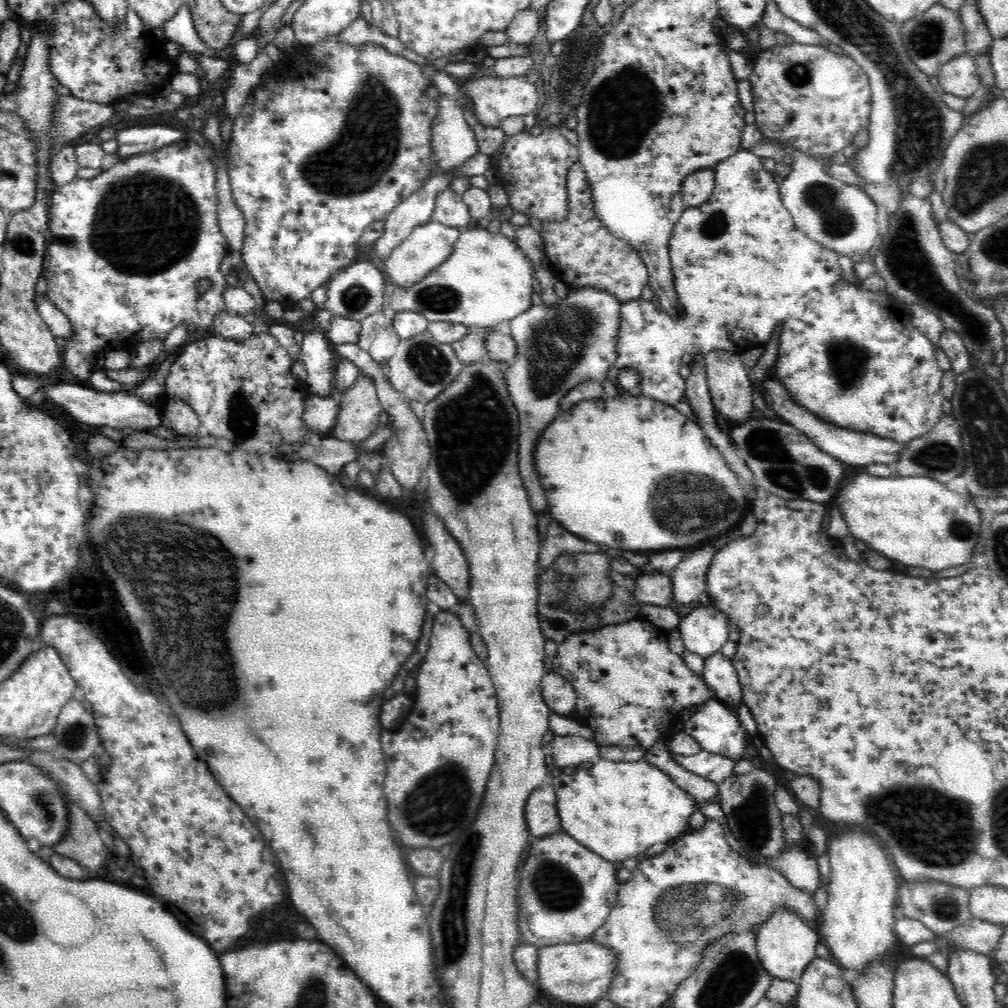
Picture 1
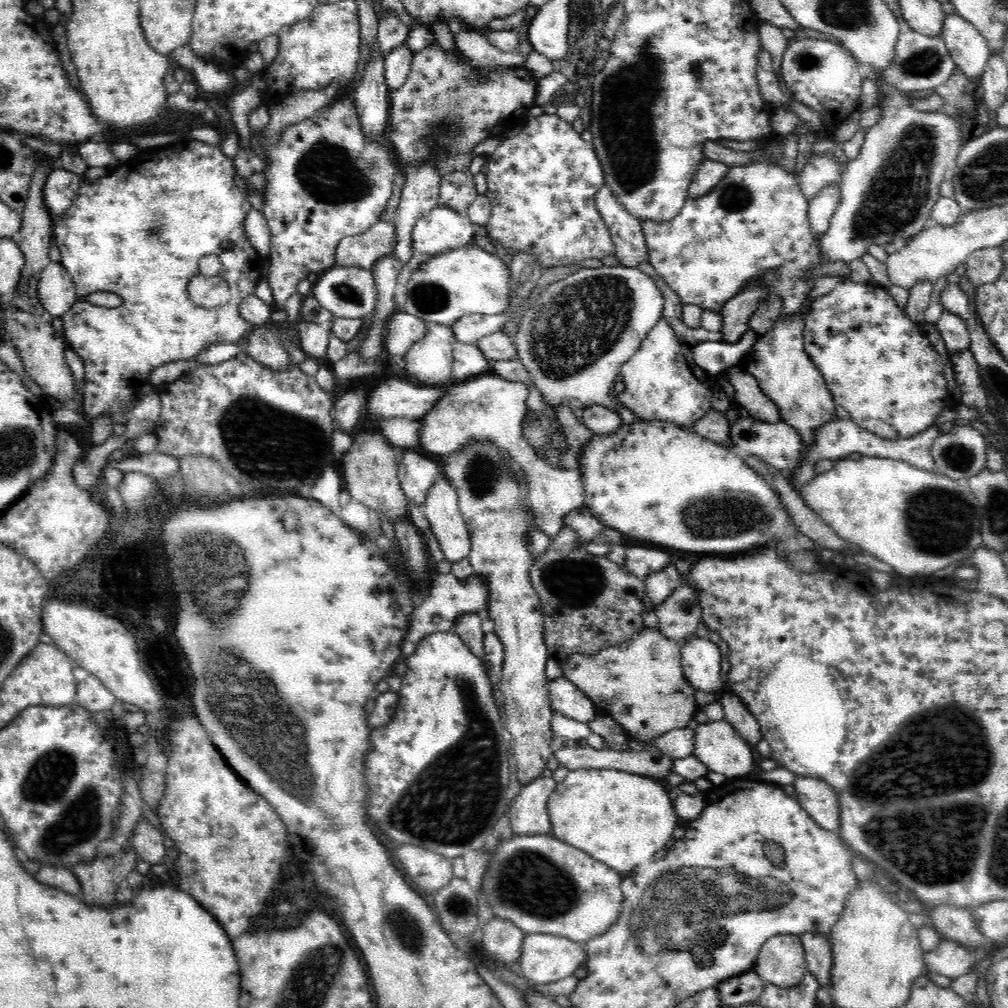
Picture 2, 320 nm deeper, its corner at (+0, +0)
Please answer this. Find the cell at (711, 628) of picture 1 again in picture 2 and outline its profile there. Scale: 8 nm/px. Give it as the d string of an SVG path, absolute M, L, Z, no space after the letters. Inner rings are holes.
M708 637L690 638L681 646L681 661L687 681L695 691L715 693L725 689L720 679L720 649Z

